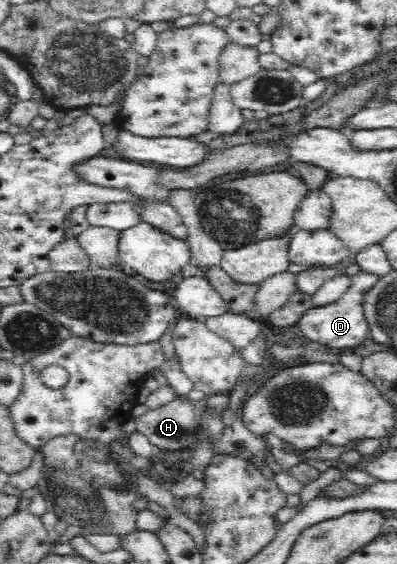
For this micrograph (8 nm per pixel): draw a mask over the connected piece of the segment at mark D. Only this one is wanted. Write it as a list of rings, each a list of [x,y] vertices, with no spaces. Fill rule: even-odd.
[[[359,271],[351,276],[351,283],[345,294],[337,299],[335,303],[329,304],[320,309],[307,310],[299,320],[301,332],[308,336],[315,343],[328,347],[329,351],[335,352],[346,348],[359,346],[369,332],[369,323],[365,321],[364,298],[368,290],[377,282],[378,276],[375,274]]]

